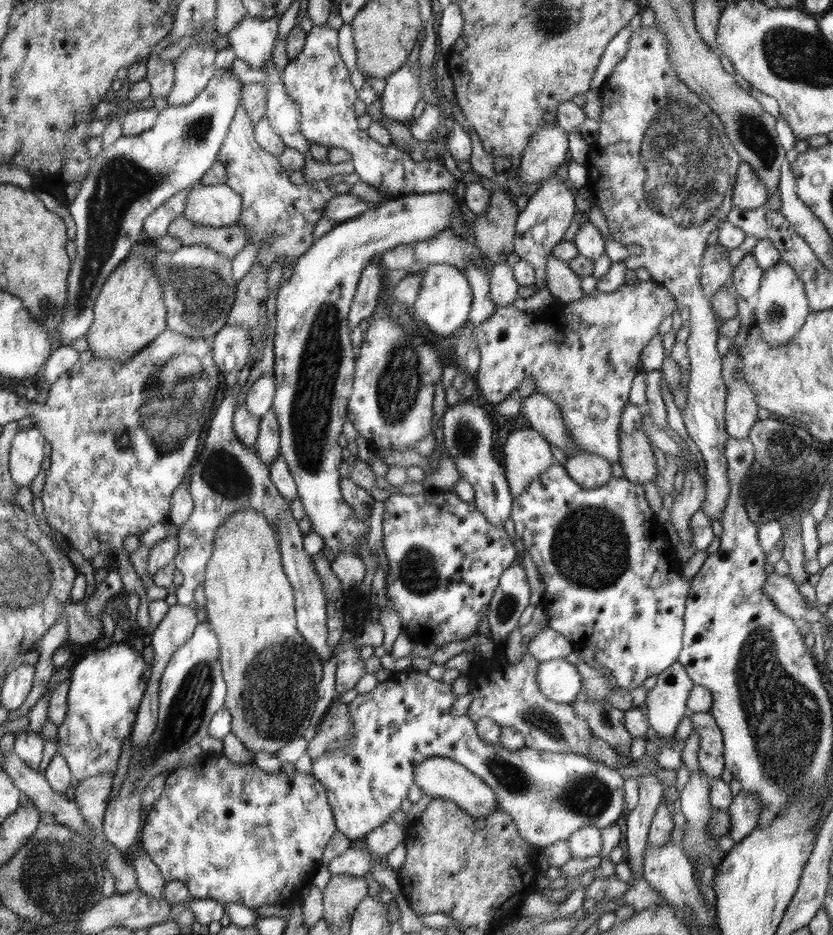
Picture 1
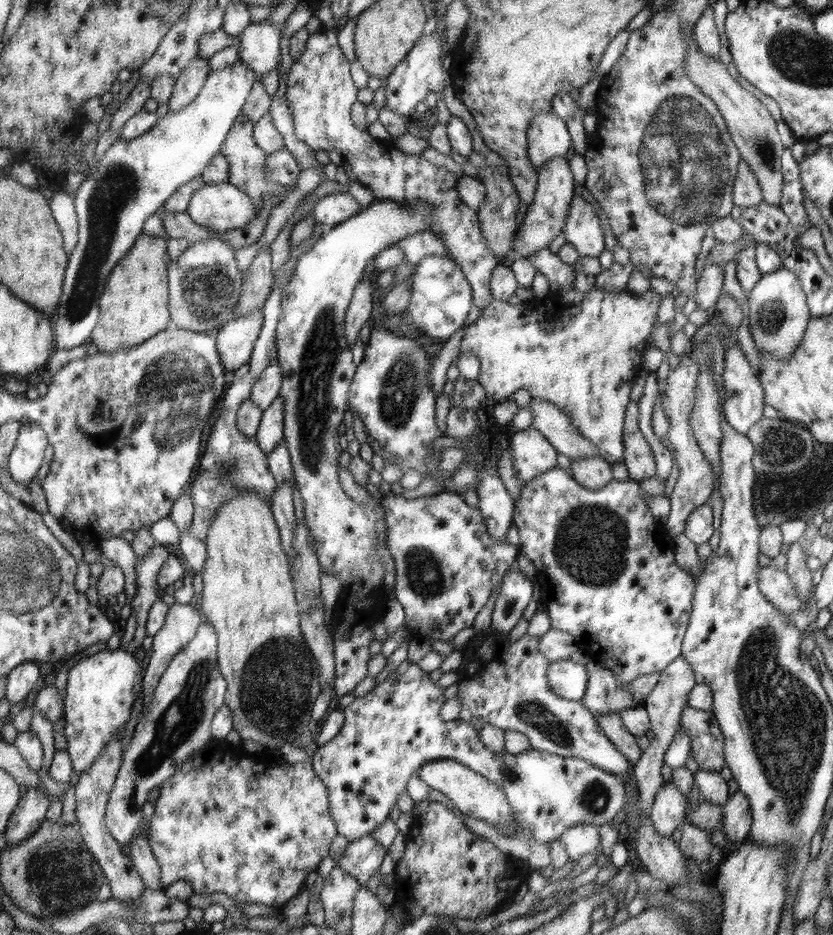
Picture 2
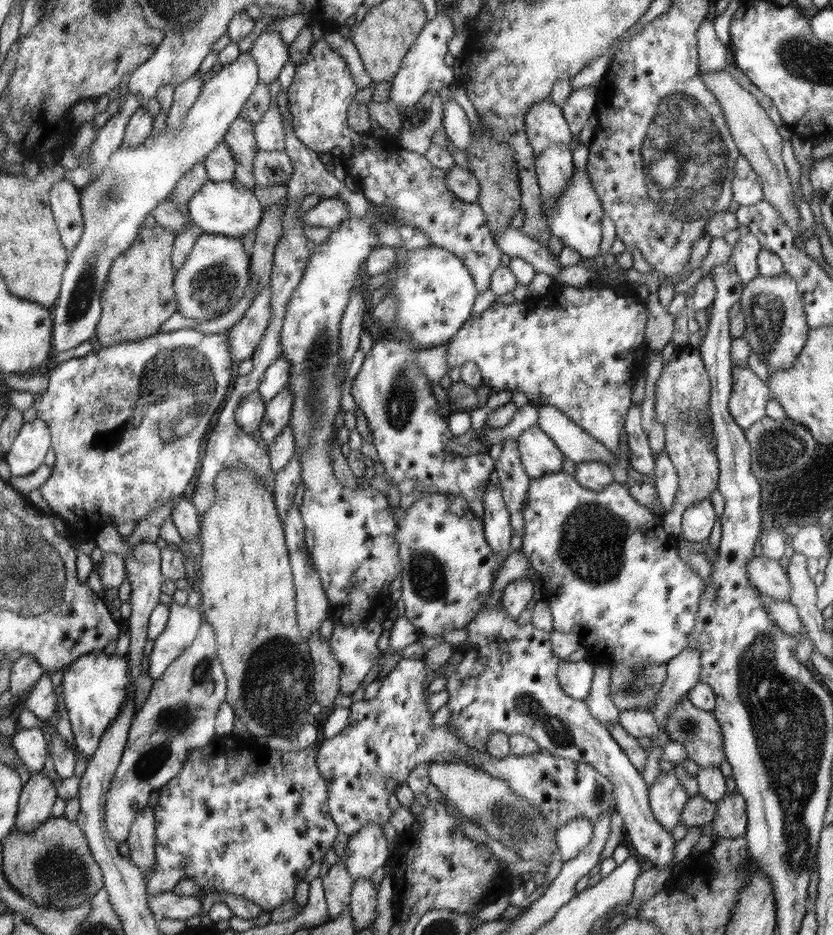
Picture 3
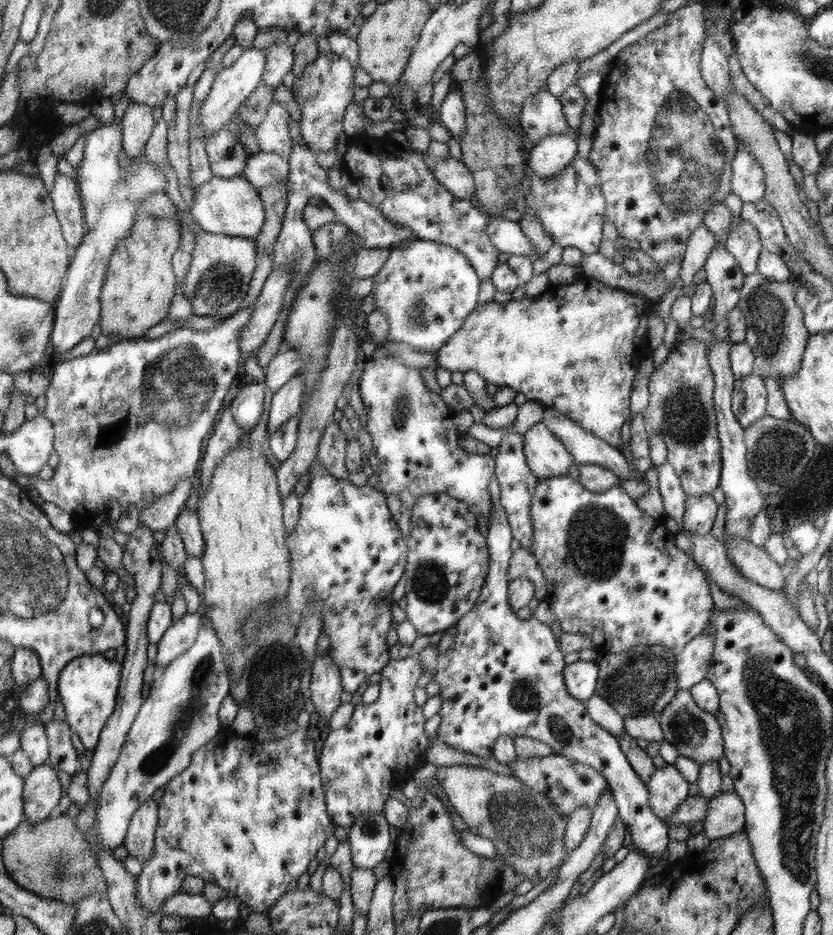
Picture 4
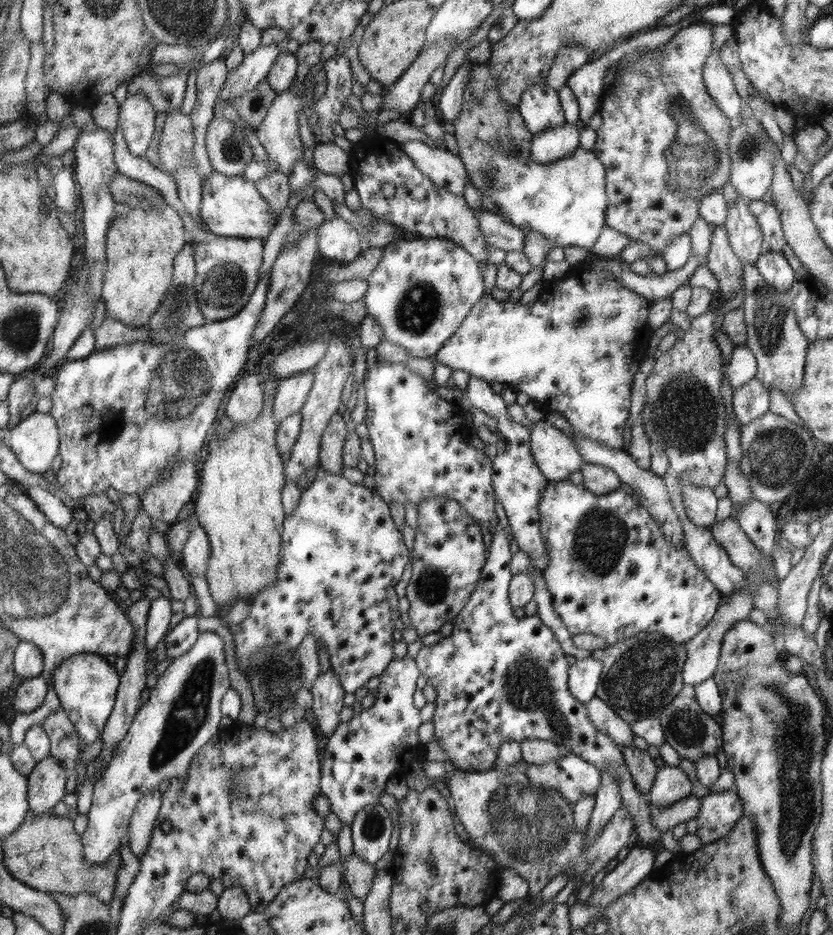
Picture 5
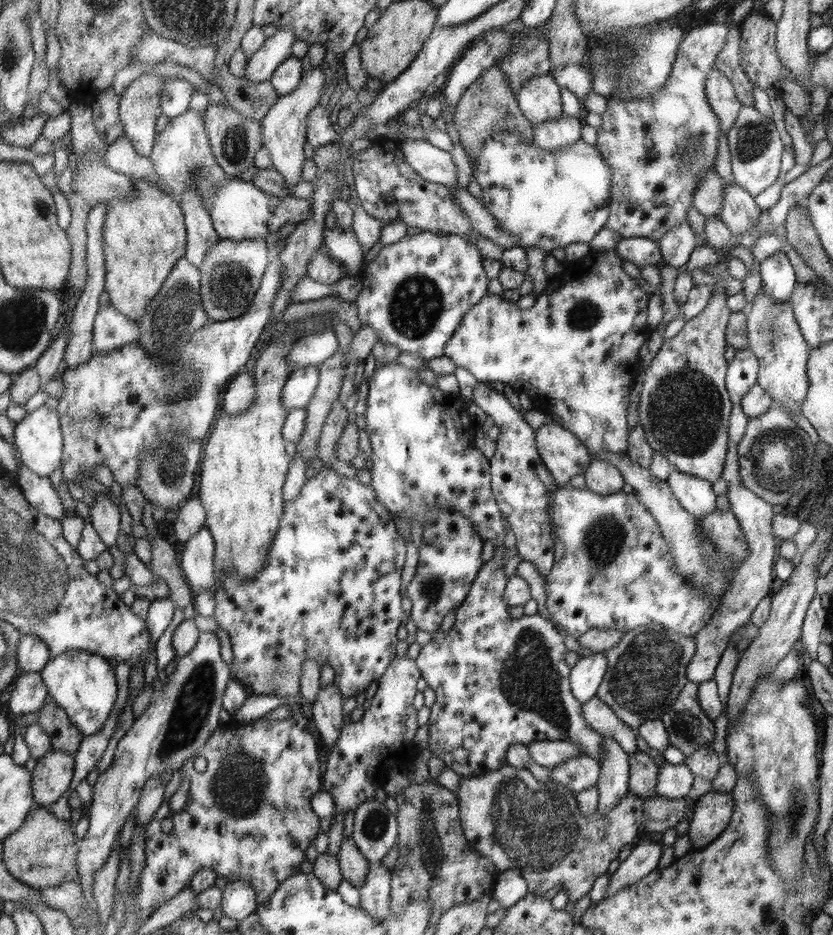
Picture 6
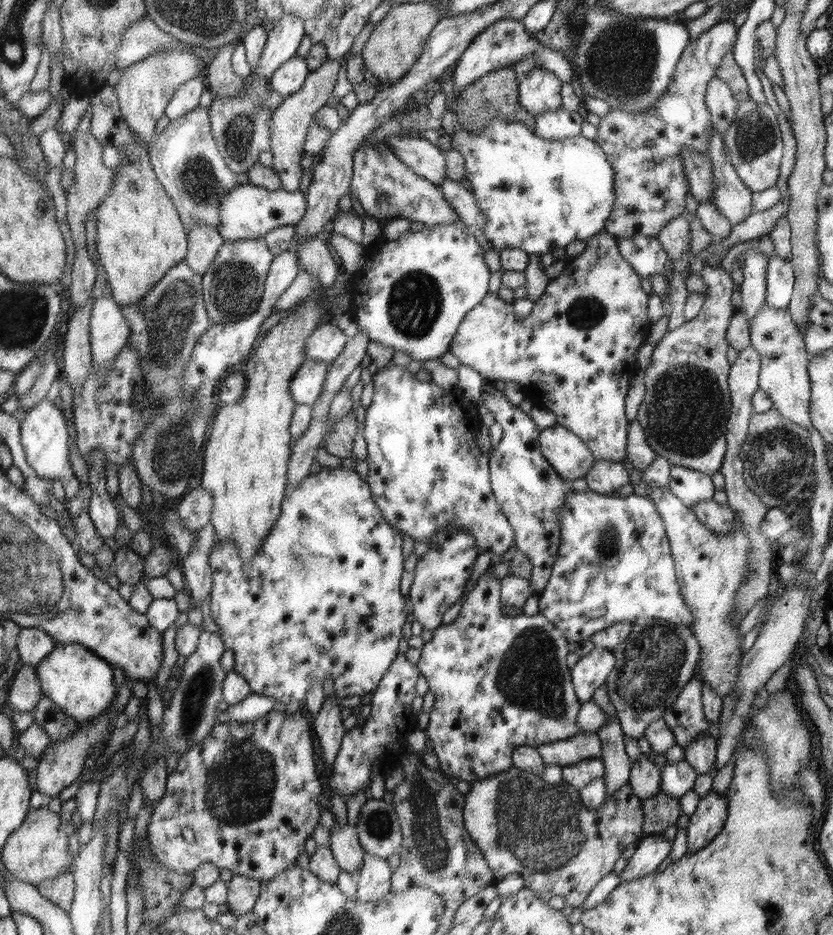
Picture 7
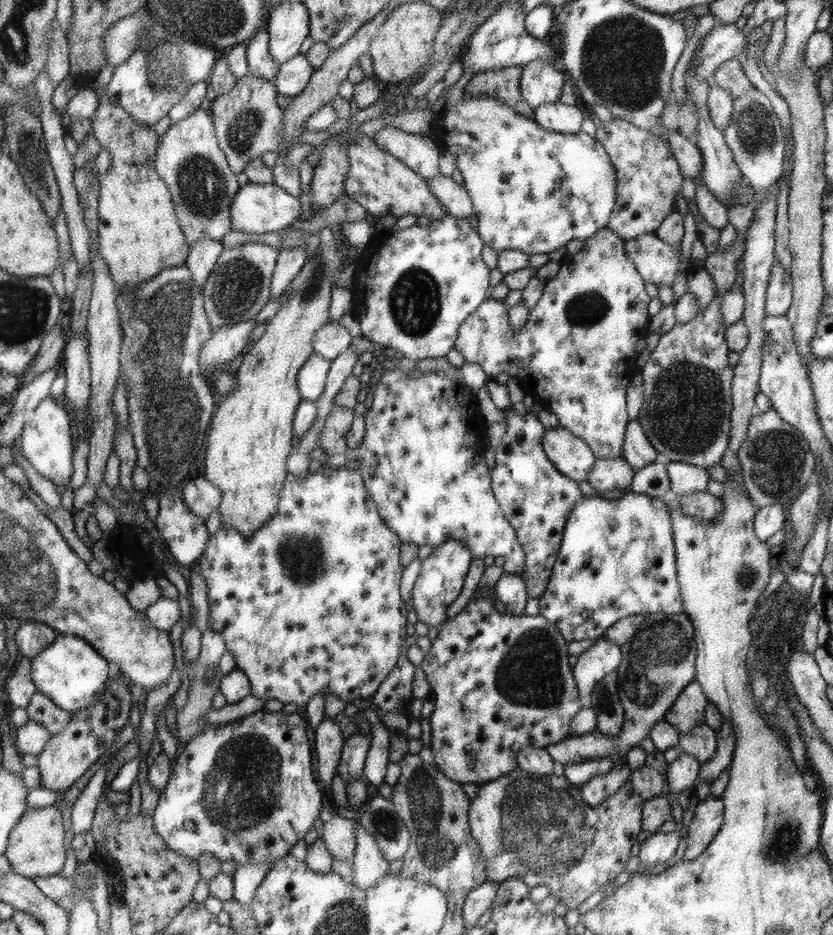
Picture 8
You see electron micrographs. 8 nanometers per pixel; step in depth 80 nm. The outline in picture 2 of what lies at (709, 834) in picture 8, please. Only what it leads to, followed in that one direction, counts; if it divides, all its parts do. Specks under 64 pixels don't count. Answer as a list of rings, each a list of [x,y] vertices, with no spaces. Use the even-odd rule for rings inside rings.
[[[738,790],[722,806],[722,832],[732,842],[742,842],[749,836],[752,824],[751,806],[748,797]]]

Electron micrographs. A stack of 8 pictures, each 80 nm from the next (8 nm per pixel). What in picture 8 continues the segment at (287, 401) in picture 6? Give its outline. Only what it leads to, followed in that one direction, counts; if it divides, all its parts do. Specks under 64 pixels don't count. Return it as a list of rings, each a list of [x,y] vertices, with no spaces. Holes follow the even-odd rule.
[[[315,351],[298,371],[297,385],[300,398],[308,402],[316,402],[325,389],[327,374],[331,361]]]

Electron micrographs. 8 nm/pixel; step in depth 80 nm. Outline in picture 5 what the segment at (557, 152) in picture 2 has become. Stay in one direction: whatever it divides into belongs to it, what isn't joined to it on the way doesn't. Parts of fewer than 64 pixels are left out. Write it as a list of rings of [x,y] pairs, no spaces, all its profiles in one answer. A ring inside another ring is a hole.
[[[547,82],[534,83],[527,88],[517,109],[532,136],[566,125],[559,94]]]

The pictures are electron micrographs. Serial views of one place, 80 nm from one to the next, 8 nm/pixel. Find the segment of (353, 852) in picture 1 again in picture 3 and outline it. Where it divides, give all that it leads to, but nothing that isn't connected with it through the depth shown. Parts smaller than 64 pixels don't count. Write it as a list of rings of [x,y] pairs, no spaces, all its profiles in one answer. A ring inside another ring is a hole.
[[[369,822],[349,837],[345,850],[345,867],[353,878],[370,878],[390,859],[389,842],[380,824]]]

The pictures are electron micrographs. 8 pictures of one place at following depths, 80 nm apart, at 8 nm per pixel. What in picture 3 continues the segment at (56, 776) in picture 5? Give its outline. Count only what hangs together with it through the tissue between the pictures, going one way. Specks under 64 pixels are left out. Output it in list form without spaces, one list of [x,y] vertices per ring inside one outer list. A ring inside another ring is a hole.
[[[43,770],[28,779],[20,799],[18,818],[15,820],[17,832],[36,830],[51,817],[52,806],[58,798],[51,780]]]

